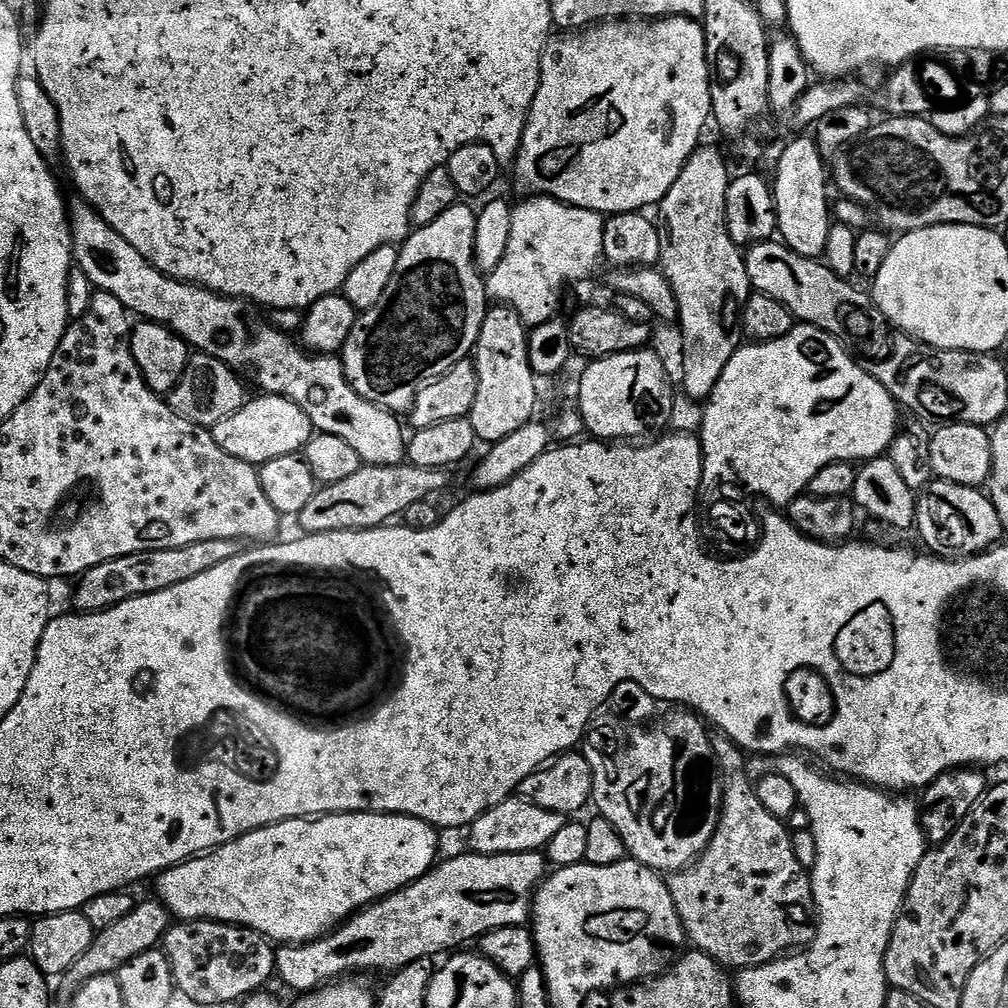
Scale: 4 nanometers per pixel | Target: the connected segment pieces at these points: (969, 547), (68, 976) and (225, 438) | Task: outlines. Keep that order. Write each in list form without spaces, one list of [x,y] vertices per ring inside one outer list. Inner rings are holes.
[[[933,479],[927,488],[919,493],[916,502],[915,531],[920,531],[920,540],[931,555],[946,560],[964,560],[980,552],[997,547],[1005,539],[998,510],[992,504],[991,495],[980,488],[962,486],[954,482]]]
[[[141,899],[136,907],[130,910],[130,914],[126,914],[126,918],[121,918],[120,921],[114,922],[114,926],[106,926],[106,930],[97,932],[94,942],[90,942],[89,948],[86,949],[86,954],[82,954],[82,958],[78,958],[78,962],[74,962],[74,966],[70,966],[70,970],[64,973],[59,984],[61,983],[60,988],[65,992],[65,997],[75,996],[82,985],[90,982],[90,978],[113,975],[119,972],[122,966],[126,966],[130,958],[138,958],[138,954],[146,954],[146,950],[157,947],[163,941],[173,920],[172,913],[159,899]]]
[[[256,394],[256,397],[245,399],[242,405],[230,418],[222,418],[210,430],[214,442],[226,450],[226,454],[234,454],[234,458],[242,458],[242,462],[257,466],[270,462],[270,458],[295,456],[303,453],[306,442],[314,434],[310,418],[290,398],[285,396],[269,396]]]

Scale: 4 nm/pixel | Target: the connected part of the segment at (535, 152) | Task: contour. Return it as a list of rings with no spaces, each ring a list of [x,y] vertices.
[[[689,16],[617,18],[577,32],[568,30],[563,34],[553,35],[542,50],[538,94],[534,94],[520,149],[514,157],[516,180],[528,191],[525,193],[552,196],[555,200],[569,204],[571,208],[589,208],[590,211],[601,214],[640,212],[644,206],[659,204],[666,198],[670,186],[678,182],[686,162],[701,147],[700,135],[703,134],[704,127],[710,124],[711,114],[711,72],[706,58],[704,27],[697,19]]]

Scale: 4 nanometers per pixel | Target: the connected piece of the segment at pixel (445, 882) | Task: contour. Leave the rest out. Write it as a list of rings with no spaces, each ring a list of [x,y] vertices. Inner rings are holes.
[[[507,852],[497,856],[467,854],[453,860],[441,859],[422,878],[405,888],[348,917],[339,928],[332,929],[326,936],[311,940],[309,944],[290,944],[276,953],[275,975],[296,994],[307,994],[323,985],[331,984],[353,974],[391,974],[397,968],[405,968],[415,960],[443,957],[453,950],[463,949],[471,942],[479,941],[488,932],[502,926],[527,925],[532,914],[532,898],[536,895],[541,880],[546,875],[546,856],[539,852]]]

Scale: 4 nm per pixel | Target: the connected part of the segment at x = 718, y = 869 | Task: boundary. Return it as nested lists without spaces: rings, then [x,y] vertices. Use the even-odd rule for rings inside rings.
[[[723,734],[712,736],[712,751],[716,753],[719,767],[722,769],[724,775],[722,780],[724,786],[724,807],[720,809],[720,821],[716,827],[716,833],[712,841],[706,846],[704,853],[701,854],[698,859],[693,860],[688,867],[680,869],[679,872],[671,873],[671,875],[667,877],[666,883],[670,890],[670,898],[674,898],[674,906],[678,910],[678,918],[684,927],[687,943],[691,945],[695,951],[705,952],[711,960],[717,960],[717,962],[728,970],[753,968],[754,966],[768,964],[771,960],[779,960],[781,956],[791,953],[793,950],[803,950],[807,948],[816,937],[818,909],[814,902],[812,882],[809,873],[798,862],[798,858],[794,858],[792,832],[785,827],[785,821],[778,819],[774,814],[770,814],[770,810],[766,810],[762,806],[762,802],[758,802],[755,783],[753,783],[751,779],[748,781],[747,774],[743,772],[744,759],[746,759],[745,753],[730,737]]]

